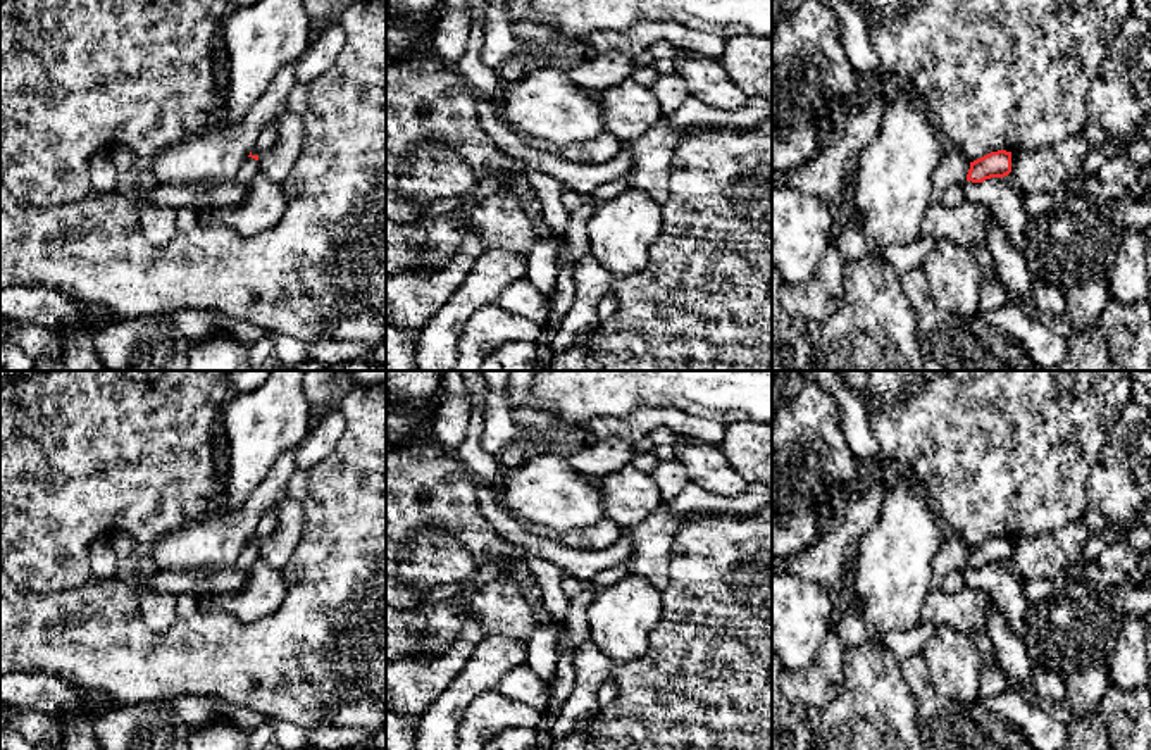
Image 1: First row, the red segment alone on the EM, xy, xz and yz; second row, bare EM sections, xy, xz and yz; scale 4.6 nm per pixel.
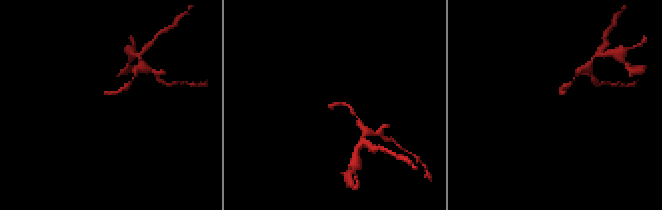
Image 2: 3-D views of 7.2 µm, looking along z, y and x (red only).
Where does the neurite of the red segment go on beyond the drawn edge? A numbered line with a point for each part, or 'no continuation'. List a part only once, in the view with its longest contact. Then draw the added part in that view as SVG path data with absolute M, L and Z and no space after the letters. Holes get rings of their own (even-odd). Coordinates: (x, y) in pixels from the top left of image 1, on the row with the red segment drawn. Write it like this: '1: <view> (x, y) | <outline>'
no continuation

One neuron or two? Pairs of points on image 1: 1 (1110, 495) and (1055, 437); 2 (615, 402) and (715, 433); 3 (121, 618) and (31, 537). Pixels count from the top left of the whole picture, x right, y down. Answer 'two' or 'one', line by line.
1: two
2: two
3: two

